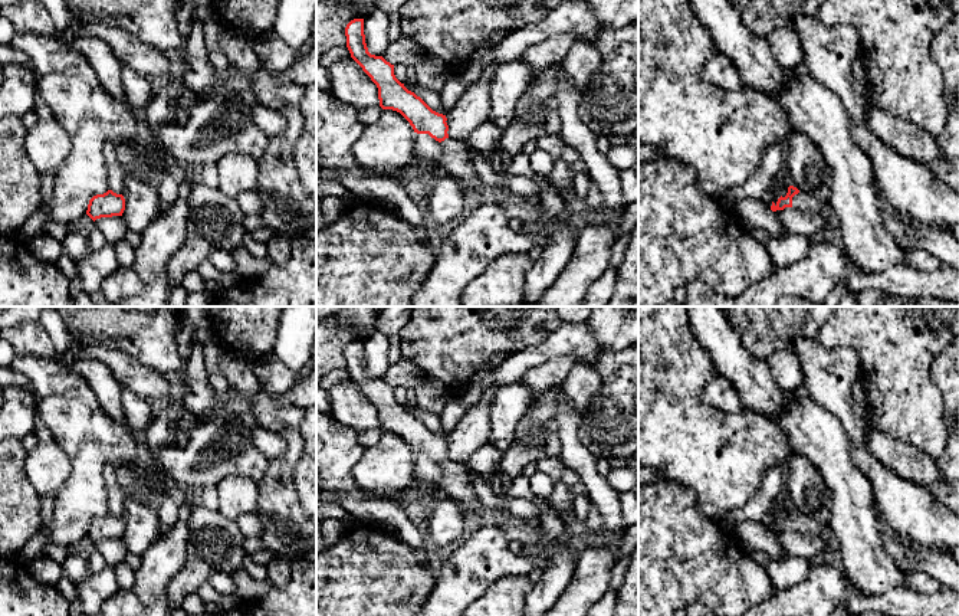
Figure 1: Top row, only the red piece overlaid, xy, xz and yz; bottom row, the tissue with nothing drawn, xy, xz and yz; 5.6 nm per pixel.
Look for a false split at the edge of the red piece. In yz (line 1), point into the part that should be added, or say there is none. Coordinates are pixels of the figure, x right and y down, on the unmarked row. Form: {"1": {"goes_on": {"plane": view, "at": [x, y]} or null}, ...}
{"1": {"goes_on": {"plane": "yz", "at": [804, 524]}}}

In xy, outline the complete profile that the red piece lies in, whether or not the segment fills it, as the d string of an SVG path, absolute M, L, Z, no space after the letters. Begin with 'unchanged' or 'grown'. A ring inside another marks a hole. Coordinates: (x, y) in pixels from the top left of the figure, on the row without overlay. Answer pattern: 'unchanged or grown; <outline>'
unchanged; M108 512L104 517L96 517L89 522L86 537L95 544L101 540L122 538L125 533L125 521Z

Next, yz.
grown; M789 508L785 520L779 520L776 525L772 524L771 533L784 533L794 530L805 535L828 535L828 527L821 525L814 518L799 514L797 509Z

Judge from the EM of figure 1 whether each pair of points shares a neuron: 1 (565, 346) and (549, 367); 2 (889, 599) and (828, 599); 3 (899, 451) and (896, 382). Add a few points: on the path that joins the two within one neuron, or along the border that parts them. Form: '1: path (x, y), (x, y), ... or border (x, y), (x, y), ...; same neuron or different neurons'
1: border (577, 359), (555, 356), (528, 370); different neurons
2: path (874, 600), (843, 598); same neuron
3: border (872, 426), (910, 444), (929, 456); different neurons

